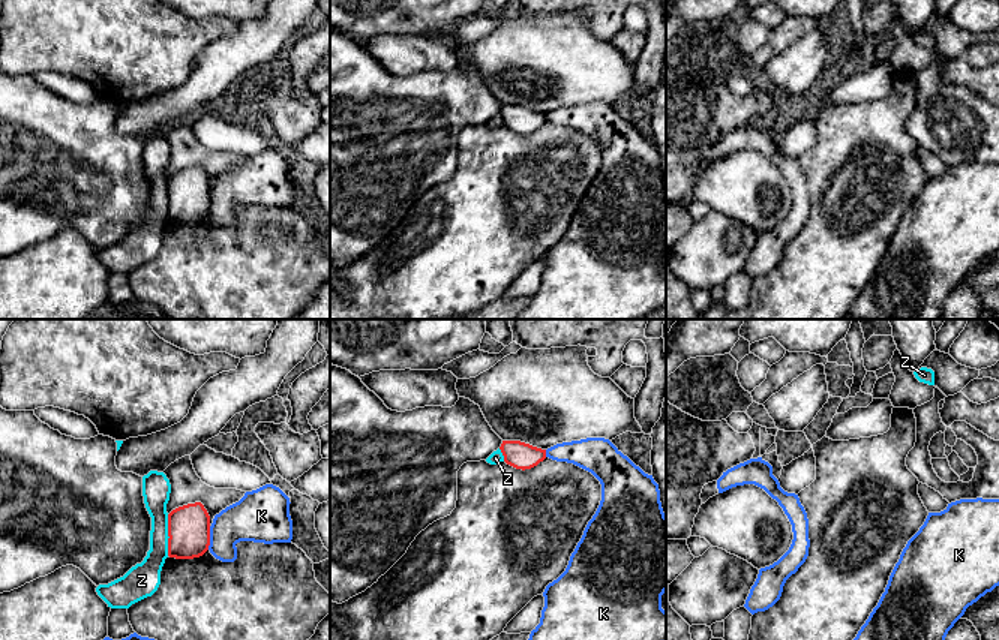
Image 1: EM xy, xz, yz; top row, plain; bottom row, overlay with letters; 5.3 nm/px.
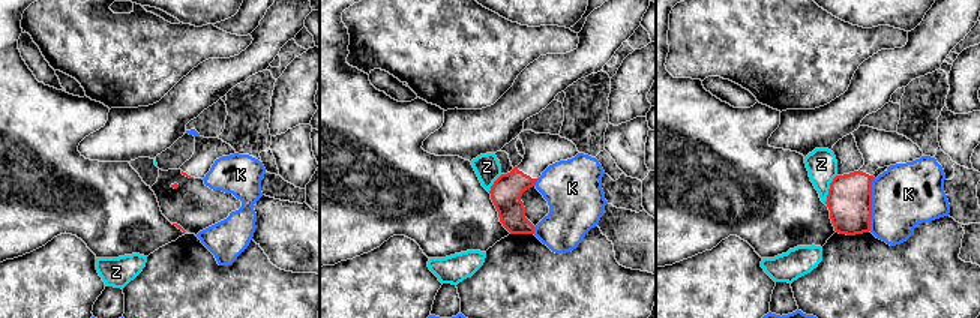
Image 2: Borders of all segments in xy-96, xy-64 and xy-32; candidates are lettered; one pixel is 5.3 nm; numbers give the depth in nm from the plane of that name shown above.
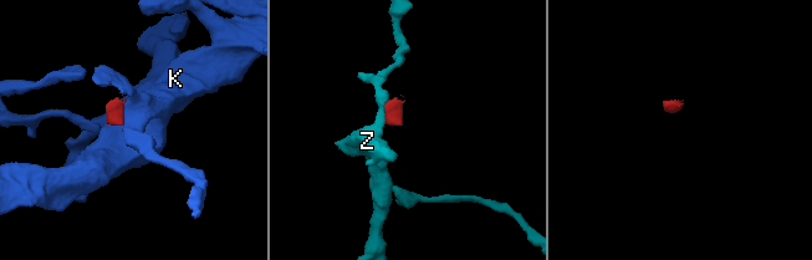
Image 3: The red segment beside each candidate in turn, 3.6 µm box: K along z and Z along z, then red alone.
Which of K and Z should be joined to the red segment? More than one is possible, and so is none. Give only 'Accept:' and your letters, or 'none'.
Accept: none

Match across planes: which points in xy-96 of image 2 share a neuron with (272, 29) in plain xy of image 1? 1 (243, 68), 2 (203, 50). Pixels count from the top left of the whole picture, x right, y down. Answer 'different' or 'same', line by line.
1: same
2: different

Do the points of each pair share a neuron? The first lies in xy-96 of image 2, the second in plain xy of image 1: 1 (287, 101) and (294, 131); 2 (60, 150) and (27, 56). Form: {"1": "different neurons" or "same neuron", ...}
{"1": "different neurons", "2": "different neurons"}

